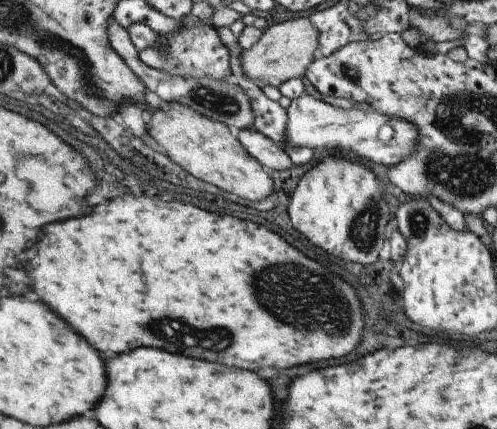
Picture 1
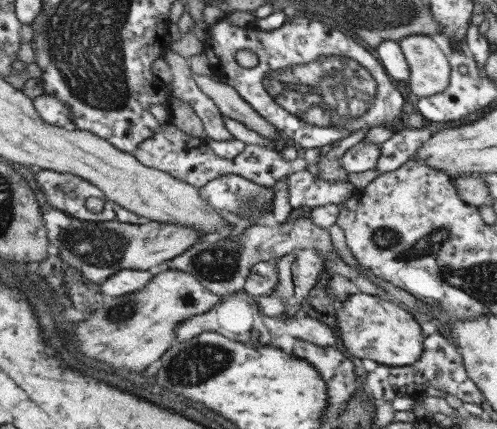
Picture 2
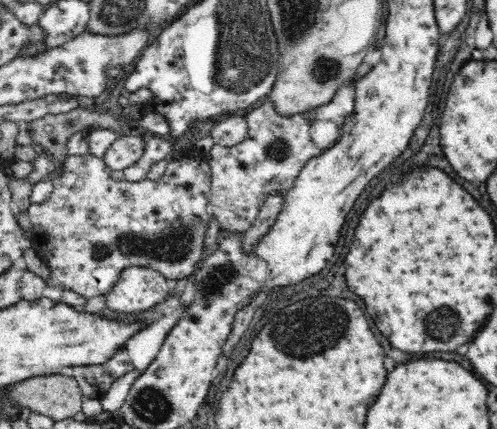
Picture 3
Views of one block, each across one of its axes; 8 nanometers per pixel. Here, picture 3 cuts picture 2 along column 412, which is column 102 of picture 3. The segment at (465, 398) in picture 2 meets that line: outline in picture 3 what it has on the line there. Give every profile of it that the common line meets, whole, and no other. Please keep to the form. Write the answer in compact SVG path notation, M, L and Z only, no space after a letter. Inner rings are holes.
M126 348L118 350L110 360L104 364L94 364L94 366L74 366L74 378L78 380L84 398L92 400L102 400L108 392L108 388L114 384L114 380L122 378L124 374L132 372L134 366L128 358Z

